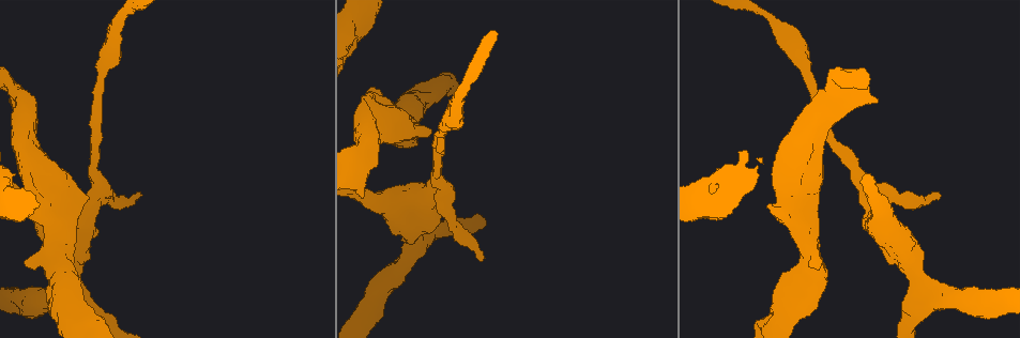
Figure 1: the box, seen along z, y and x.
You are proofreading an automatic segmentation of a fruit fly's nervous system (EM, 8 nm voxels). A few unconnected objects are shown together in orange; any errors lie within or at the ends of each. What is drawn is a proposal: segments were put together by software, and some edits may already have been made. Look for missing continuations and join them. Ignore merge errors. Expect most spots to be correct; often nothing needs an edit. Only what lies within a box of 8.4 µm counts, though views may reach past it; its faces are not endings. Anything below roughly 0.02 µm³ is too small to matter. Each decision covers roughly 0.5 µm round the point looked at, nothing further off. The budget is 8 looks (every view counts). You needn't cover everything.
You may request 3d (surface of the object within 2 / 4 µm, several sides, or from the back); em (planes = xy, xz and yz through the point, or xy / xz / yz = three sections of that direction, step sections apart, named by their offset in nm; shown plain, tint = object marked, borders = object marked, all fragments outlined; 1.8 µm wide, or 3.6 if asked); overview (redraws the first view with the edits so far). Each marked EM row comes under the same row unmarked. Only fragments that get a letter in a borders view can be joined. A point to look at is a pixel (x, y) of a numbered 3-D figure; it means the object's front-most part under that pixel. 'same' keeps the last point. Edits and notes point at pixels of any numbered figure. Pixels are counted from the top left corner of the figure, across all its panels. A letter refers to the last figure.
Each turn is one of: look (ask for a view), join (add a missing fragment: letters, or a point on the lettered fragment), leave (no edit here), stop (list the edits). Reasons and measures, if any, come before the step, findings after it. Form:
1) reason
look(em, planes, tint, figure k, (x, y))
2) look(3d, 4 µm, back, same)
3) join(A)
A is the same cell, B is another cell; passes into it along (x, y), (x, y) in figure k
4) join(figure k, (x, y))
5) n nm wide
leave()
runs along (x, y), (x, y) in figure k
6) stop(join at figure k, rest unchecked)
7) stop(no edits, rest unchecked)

sudden change in width
look(3d, 4 µm, figure 1, (371, 203))

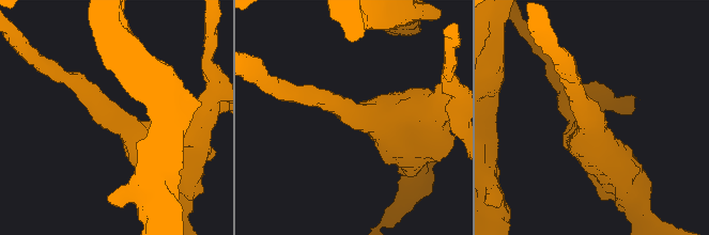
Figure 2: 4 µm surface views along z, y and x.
arms of 320, 650 nm; need the tissue
look(em, 3.6 µm, yz, step 4, tint, figure 2, (351, 113))

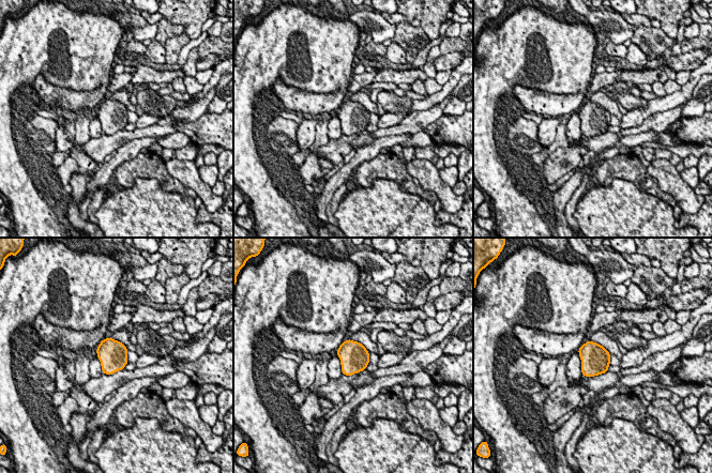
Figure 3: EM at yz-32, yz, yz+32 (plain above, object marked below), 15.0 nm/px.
cut it another way
look(em, 3.6 µm, planes, borders, same)

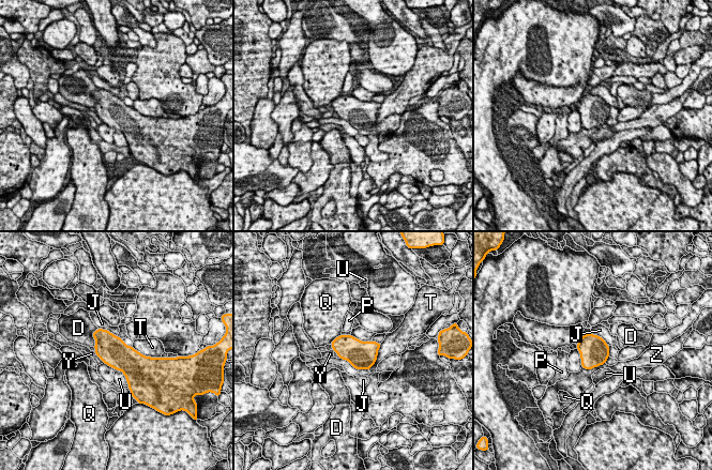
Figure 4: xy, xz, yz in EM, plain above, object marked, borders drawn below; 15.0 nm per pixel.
leave()
D, J, P, Q, T, U, Y and Z are other cells; border along (94, 352), (103, 362) in figure 4; no lettered fragment goes on from it

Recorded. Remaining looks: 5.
an open end
look(em, planes, tint, figure 1, (431, 133))

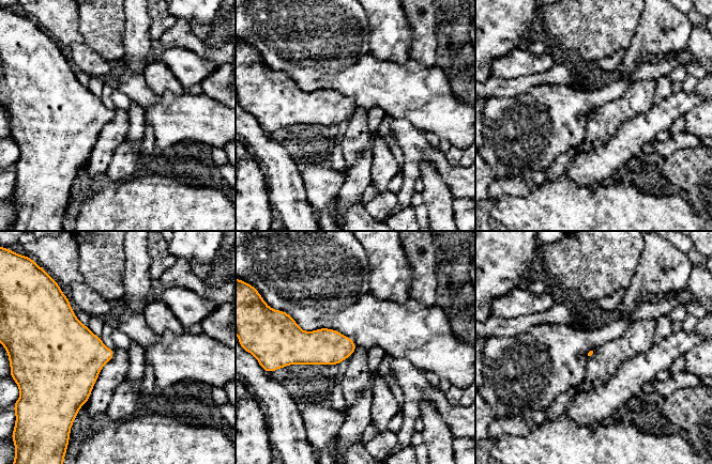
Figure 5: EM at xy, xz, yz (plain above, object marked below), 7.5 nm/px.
what lies round it
look(em, planes, borders, same)

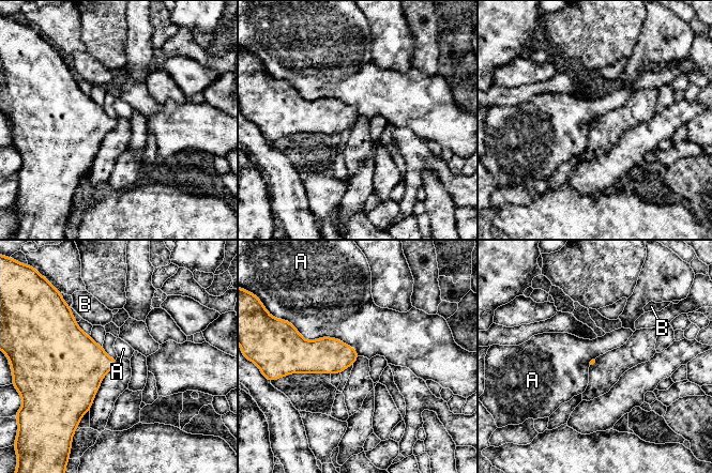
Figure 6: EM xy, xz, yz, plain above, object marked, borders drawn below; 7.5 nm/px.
leave()
A and B are other cells; border along (292, 324), (359, 355) in figure 6; no lettered fragment goes on from it

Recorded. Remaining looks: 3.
free end
look(3d, 4 µm, figure 1, (29, 265))

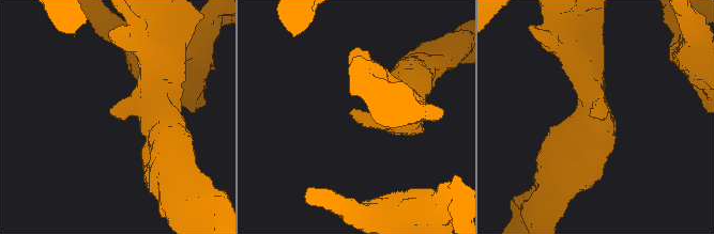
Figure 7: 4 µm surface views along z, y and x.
look(em, 3.6 µm, planes, borders, figure 7, (116, 116))

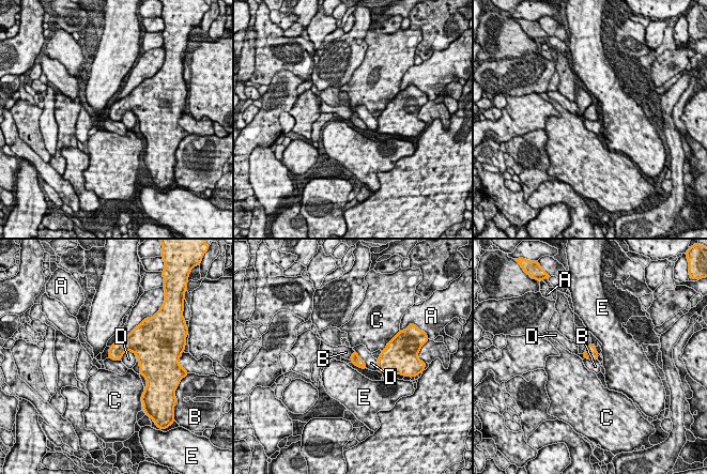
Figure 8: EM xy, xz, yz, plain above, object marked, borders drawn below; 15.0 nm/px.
leave()
A, B, C, D and E are other cells; border along (584, 357), (597, 361) in figure 8; none of them fits

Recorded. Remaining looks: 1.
stop(no edits, rest unchecked)

